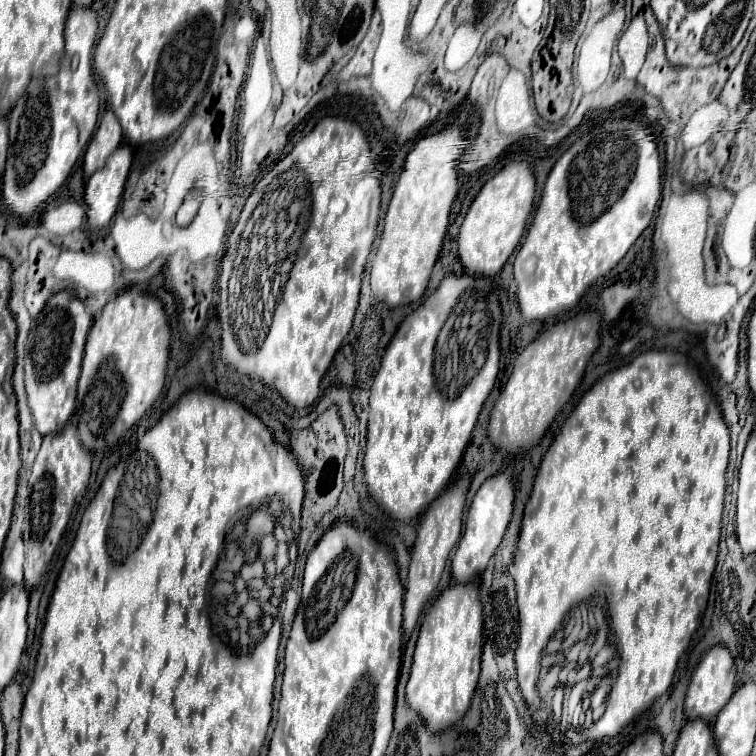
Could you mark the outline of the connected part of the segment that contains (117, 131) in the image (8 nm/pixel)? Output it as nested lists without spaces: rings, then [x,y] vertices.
[[[107,109],[95,131],[95,137],[91,139],[91,143],[85,151],[85,157],[83,157],[83,171],[85,171],[87,179],[107,163],[109,155],[121,145],[121,141],[123,141],[121,125],[119,125],[115,113],[111,113],[111,109]]]

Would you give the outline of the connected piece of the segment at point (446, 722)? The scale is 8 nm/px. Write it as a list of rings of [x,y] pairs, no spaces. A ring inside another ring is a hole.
[[[471,581],[471,585],[447,587],[425,615],[407,683],[407,703],[423,717],[433,733],[455,725],[471,705],[481,667],[481,635],[483,615],[477,581]]]

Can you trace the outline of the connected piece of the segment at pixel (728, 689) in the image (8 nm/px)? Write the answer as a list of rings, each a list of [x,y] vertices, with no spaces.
[[[715,645],[713,649],[709,649],[705,653],[701,663],[693,671],[693,677],[691,677],[691,683],[689,683],[689,689],[687,689],[687,697],[685,697],[685,715],[687,715],[687,719],[689,721],[703,719],[703,721],[711,723],[717,717],[717,713],[727,705],[727,701],[731,699],[733,693],[735,693],[733,657],[731,657],[727,647]]]

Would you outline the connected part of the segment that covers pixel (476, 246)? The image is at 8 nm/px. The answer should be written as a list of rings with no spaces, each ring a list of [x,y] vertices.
[[[525,161],[505,165],[493,179],[489,179],[481,187],[459,231],[459,261],[467,273],[493,277],[503,269],[509,255],[521,241],[527,217],[533,209],[533,199],[535,175]]]

